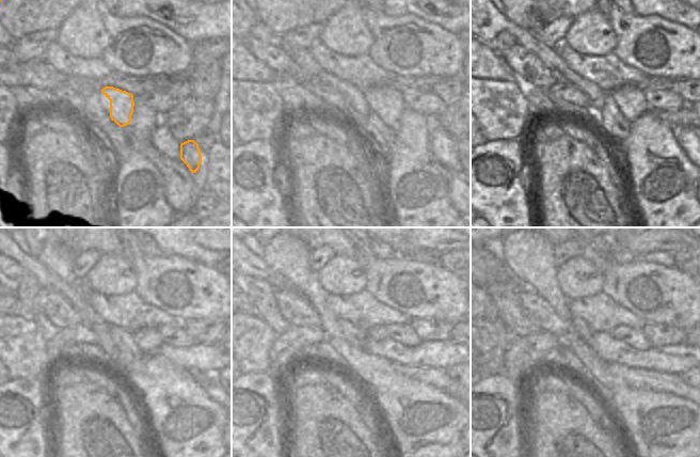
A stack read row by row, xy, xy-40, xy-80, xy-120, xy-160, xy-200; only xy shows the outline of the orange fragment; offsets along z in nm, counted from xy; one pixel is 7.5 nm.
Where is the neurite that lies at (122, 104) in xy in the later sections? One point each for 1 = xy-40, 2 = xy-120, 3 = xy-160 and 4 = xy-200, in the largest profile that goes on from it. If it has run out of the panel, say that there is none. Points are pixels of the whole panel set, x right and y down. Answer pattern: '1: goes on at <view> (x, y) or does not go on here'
1: goes on at xy-40 (359, 109)
2: goes on at xy-120 (14, 263)
3: goes on at xy-160 (253, 266)
4: goes on at xy-200 (494, 264)

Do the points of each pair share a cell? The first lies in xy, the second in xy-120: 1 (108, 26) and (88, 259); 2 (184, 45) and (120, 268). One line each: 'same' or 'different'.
1: different
2: different

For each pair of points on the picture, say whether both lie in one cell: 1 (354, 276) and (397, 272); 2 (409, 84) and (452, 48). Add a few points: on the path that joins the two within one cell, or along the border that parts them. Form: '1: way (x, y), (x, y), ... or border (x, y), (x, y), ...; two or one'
1: border (364, 267), (365, 289); two
2: border (398, 75), (426, 75), (444, 78); two

